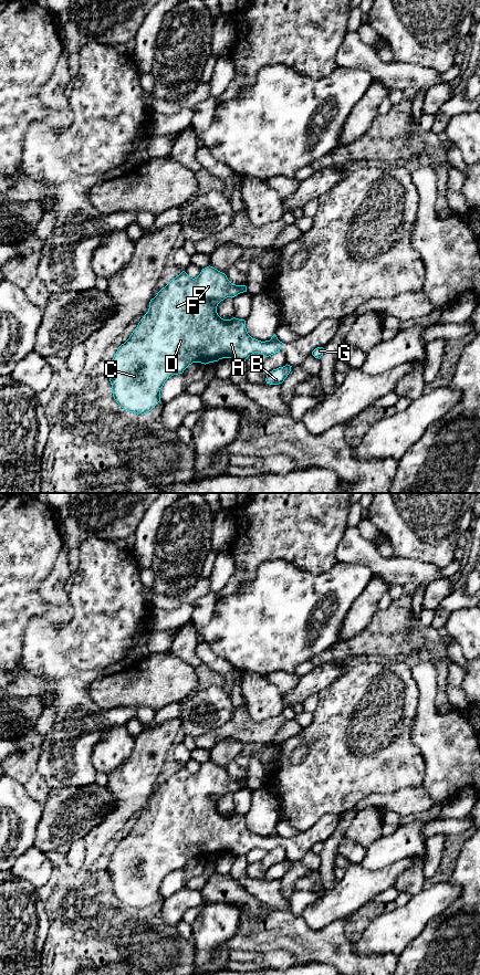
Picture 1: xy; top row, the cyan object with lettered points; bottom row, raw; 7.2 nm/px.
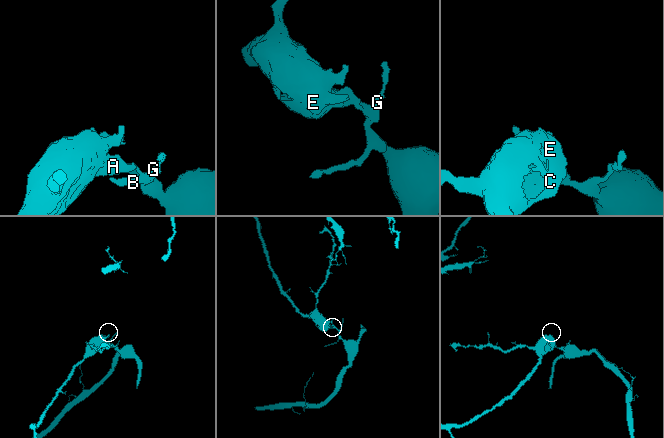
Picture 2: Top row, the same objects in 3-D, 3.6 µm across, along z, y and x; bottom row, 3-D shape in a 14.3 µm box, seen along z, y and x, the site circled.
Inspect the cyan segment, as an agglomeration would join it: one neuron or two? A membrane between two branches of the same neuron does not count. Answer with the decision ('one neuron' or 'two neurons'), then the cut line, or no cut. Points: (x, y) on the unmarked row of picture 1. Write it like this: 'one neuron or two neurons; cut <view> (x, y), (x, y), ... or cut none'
two neurons; cut xy (277, 834), (270, 835)

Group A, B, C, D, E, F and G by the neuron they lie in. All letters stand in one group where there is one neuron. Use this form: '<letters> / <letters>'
A C D E F / B G

